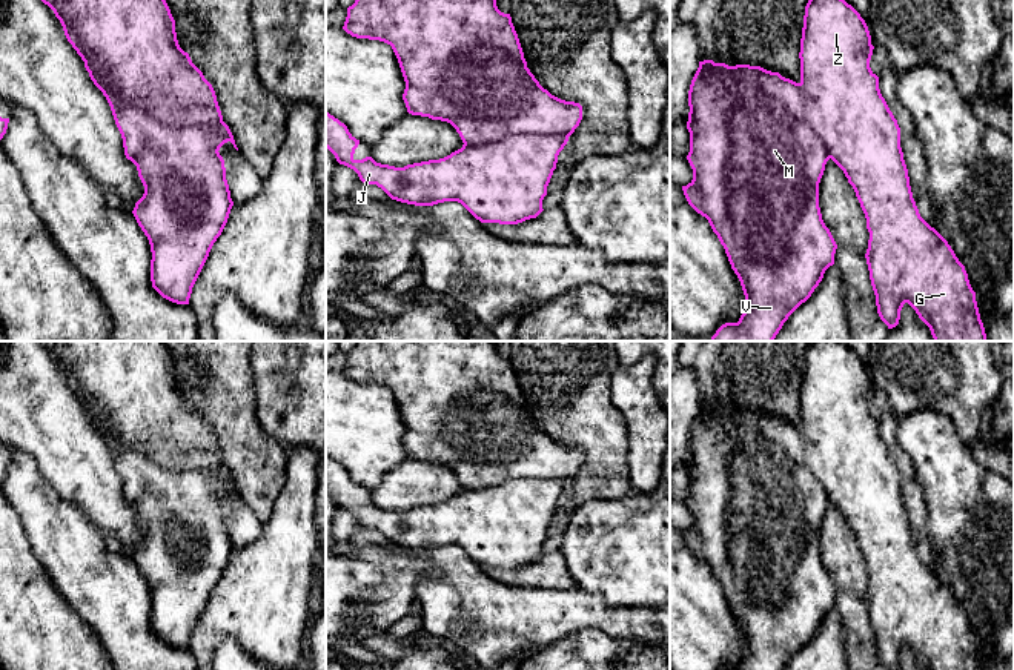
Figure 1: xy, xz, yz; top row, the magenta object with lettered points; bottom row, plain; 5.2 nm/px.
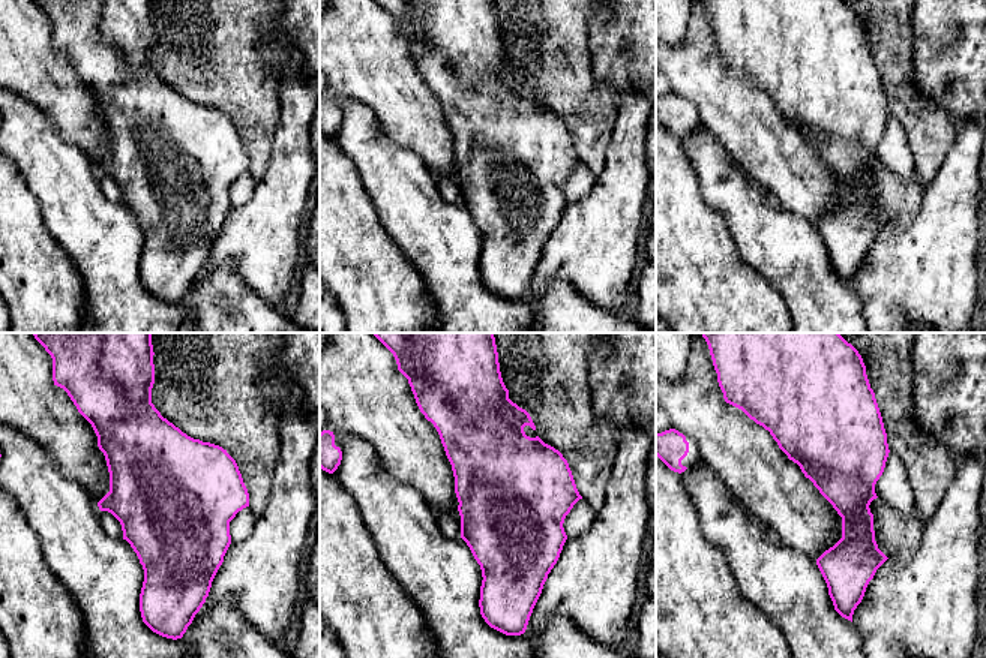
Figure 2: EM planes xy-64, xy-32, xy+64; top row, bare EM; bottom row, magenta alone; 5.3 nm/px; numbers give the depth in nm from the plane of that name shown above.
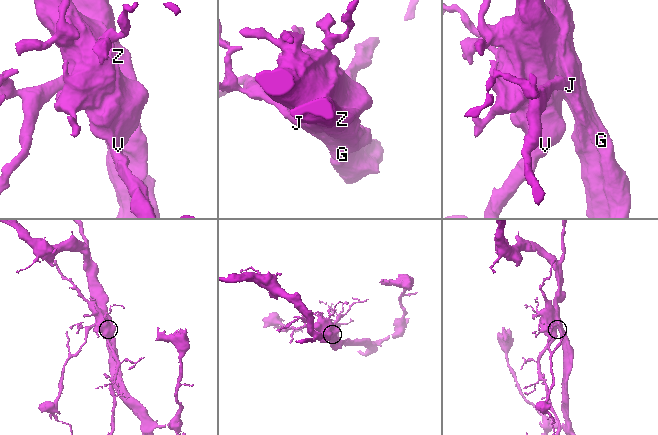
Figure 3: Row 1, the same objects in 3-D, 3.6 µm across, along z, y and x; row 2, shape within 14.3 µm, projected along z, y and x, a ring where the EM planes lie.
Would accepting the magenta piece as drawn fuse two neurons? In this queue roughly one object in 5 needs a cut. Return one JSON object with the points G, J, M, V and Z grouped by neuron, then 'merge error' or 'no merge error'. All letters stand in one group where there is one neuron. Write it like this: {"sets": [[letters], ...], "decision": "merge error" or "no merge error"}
{"sets": [["G", "J", "M", "V", "Z"]], "decision": "no merge error"}

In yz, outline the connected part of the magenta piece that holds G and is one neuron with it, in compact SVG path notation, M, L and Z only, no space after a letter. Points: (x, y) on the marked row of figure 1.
M808 0L804 15L804 28L800 38L800 81L796 83L782 77L779 72L767 71L760 66L714 63L713 60L699 61L699 68L691 80L688 91L688 121L690 152L687 160L693 169L693 180L682 186L688 204L702 217L705 217L725 249L731 269L737 275L744 295L745 310L737 323L722 324L711 341L773 341L788 317L805 303L823 278L825 270L834 264L837 244L825 226L819 207L819 183L825 171L827 161L831 158L845 174L853 186L860 207L867 218L870 232L868 249L865 254L871 286L876 295L876 306L880 320L893 329L899 324L900 310L908 303L919 318L930 327L934 341L986 341L983 323L980 320L976 292L973 290L965 266L959 261L948 241L931 227L919 214L913 198L908 169L900 148L900 128L885 98L879 89L879 77L871 71L870 60L874 46L865 20L845 0Z

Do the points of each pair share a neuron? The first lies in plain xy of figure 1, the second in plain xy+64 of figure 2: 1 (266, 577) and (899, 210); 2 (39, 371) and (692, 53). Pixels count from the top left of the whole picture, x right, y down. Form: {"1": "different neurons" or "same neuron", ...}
{"1": "different neurons", "2": "same neuron"}

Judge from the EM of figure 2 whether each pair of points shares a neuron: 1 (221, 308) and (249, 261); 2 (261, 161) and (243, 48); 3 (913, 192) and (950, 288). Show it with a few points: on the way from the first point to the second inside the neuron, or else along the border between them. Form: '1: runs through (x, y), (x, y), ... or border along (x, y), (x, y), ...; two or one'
1: border along (204, 275), (228, 264), (264, 302); two
2: runs through (257, 132), (255, 111), (243, 89), (243, 77); one
3: border along (926, 185), (914, 216), (904, 225), (889, 224); two

